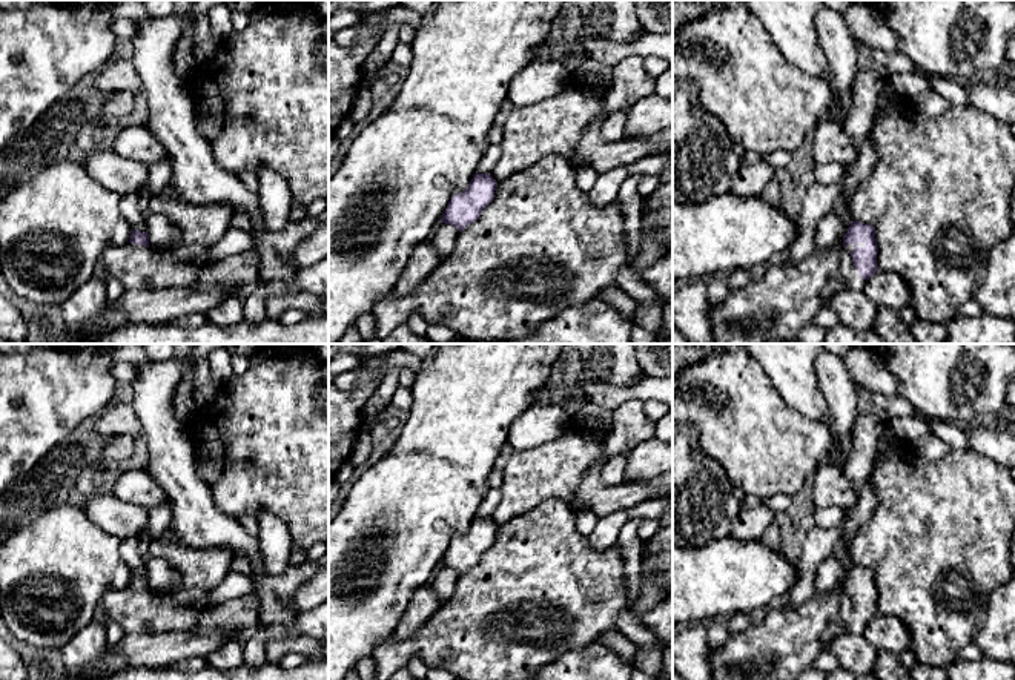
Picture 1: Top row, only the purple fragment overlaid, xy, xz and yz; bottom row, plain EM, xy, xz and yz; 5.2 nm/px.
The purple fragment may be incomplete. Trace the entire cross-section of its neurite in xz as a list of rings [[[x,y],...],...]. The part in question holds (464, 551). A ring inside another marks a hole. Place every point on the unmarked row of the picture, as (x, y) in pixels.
[[[474,517],[468,531],[451,540],[441,566],[455,569],[459,576],[474,566],[493,545],[498,525],[490,517]]]

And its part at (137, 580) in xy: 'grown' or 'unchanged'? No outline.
grown

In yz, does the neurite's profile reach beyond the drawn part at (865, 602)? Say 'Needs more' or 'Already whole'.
Needs more

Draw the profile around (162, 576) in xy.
[[[163,557],[146,560],[147,580],[155,606],[177,609],[203,609],[207,605],[209,591],[200,588],[177,588],[180,573]]]

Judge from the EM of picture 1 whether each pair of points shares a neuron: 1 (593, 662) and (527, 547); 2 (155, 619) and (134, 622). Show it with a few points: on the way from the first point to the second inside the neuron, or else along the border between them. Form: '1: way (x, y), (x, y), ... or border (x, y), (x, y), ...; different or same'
1: border (595, 642), (568, 650), (553, 662); different
2: way (151, 619), (138, 619); same

